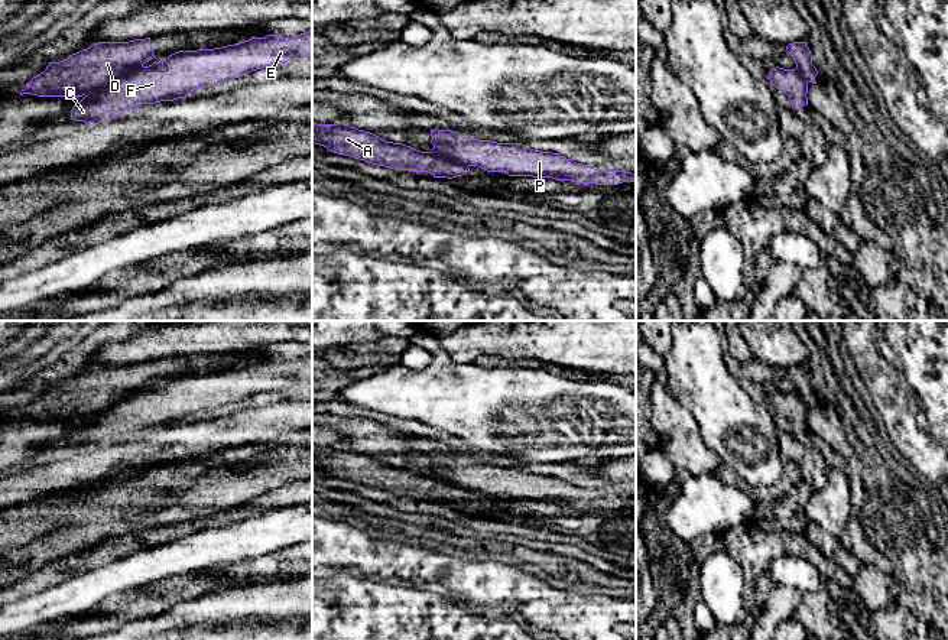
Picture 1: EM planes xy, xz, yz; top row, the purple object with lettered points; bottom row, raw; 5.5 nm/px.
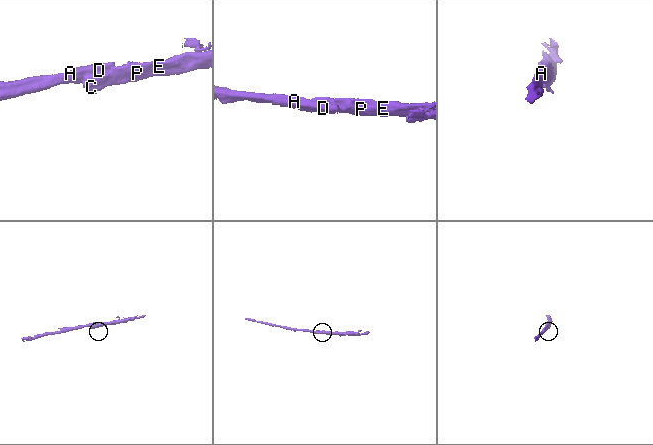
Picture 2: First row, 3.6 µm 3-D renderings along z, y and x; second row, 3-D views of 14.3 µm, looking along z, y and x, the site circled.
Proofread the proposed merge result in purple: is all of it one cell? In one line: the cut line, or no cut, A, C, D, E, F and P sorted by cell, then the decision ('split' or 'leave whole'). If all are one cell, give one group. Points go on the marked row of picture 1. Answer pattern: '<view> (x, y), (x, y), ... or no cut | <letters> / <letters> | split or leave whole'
xy (142, 65), (106, 85), (98, 85), (85, 96) | A D / C E F P | split

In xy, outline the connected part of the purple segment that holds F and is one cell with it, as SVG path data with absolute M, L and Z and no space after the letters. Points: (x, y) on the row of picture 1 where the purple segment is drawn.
M312 30L292 38L267 35L214 49L179 51L98 87L71 110L75 121L100 124L143 104L173 101L202 87L249 75L273 62L312 58Z

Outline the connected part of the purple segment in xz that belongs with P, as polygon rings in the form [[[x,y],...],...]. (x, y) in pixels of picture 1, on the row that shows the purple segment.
[[[449,129],[431,130],[431,136],[434,149],[429,153],[465,166],[478,166],[487,172],[506,172],[509,176],[552,178],[595,185],[636,182],[636,173],[594,169],[566,159],[559,153],[533,150],[522,143],[470,139]]]

